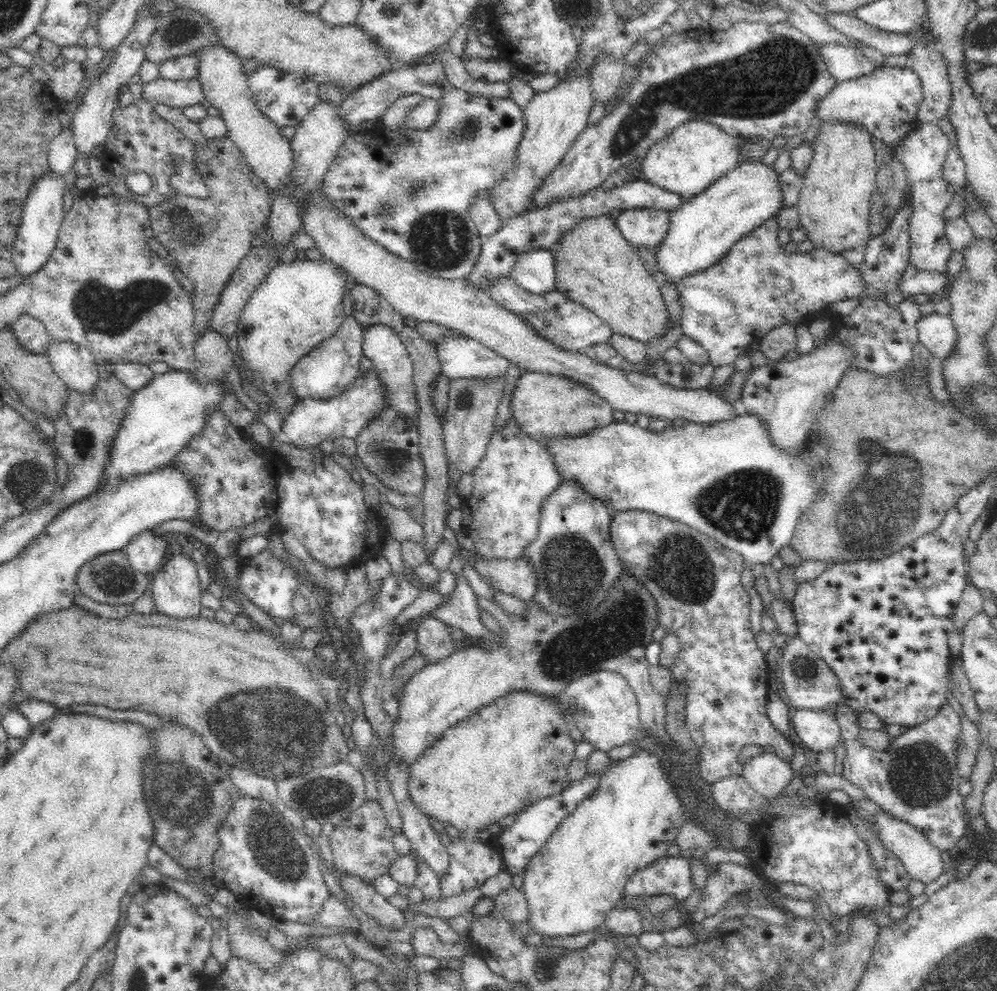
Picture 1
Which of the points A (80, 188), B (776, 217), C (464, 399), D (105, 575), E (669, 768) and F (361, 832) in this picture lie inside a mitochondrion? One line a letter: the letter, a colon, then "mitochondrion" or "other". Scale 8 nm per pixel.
A: other
B: other
C: mitochondrion
D: mitochondrion
E: other
F: other

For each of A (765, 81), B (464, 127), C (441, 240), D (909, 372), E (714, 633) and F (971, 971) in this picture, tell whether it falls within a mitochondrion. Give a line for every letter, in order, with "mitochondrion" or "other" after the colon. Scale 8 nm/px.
A: mitochondrion
B: mitochondrion
C: mitochondrion
D: other
E: other
F: mitochondrion

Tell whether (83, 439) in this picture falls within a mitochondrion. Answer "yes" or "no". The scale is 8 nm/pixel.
yes

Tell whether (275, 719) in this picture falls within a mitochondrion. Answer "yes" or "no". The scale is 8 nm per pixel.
yes

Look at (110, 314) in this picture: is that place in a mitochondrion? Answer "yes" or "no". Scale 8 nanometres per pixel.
yes

